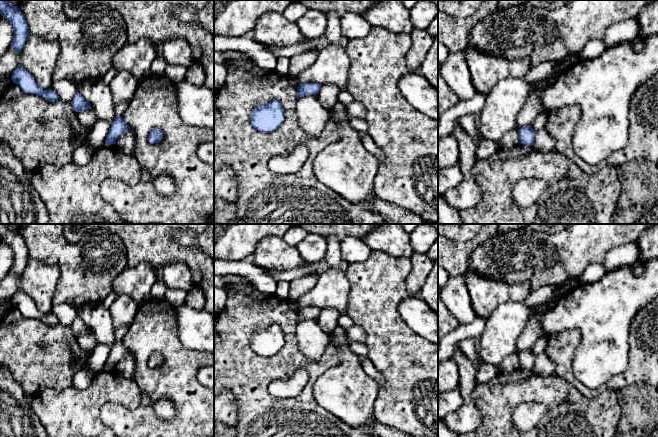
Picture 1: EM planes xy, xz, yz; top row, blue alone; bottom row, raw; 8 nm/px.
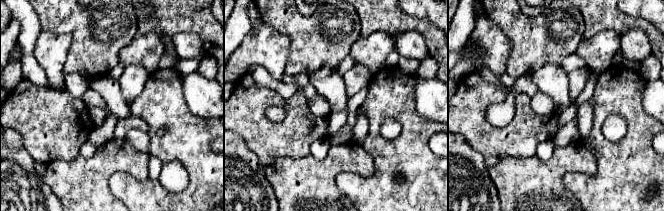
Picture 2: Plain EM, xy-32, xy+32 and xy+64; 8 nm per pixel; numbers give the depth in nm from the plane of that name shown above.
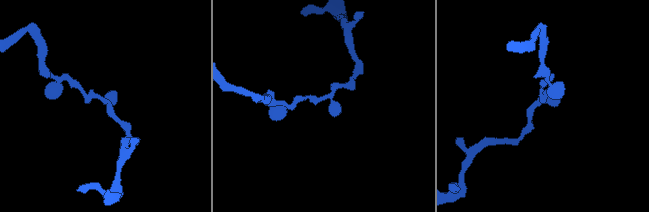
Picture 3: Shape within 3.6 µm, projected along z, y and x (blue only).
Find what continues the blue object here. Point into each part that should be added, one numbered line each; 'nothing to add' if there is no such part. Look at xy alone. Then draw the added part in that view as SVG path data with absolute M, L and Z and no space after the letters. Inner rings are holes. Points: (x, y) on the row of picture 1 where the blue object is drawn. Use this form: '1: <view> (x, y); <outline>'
1: xy (119, 109); M129 102L122 103L120 105L116 105L115 114L116 116L121 116L122 113L127 109Z

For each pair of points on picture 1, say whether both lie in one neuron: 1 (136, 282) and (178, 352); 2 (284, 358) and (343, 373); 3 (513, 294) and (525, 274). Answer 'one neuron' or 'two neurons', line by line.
1: two neurons
2: two neurons
3: two neurons

